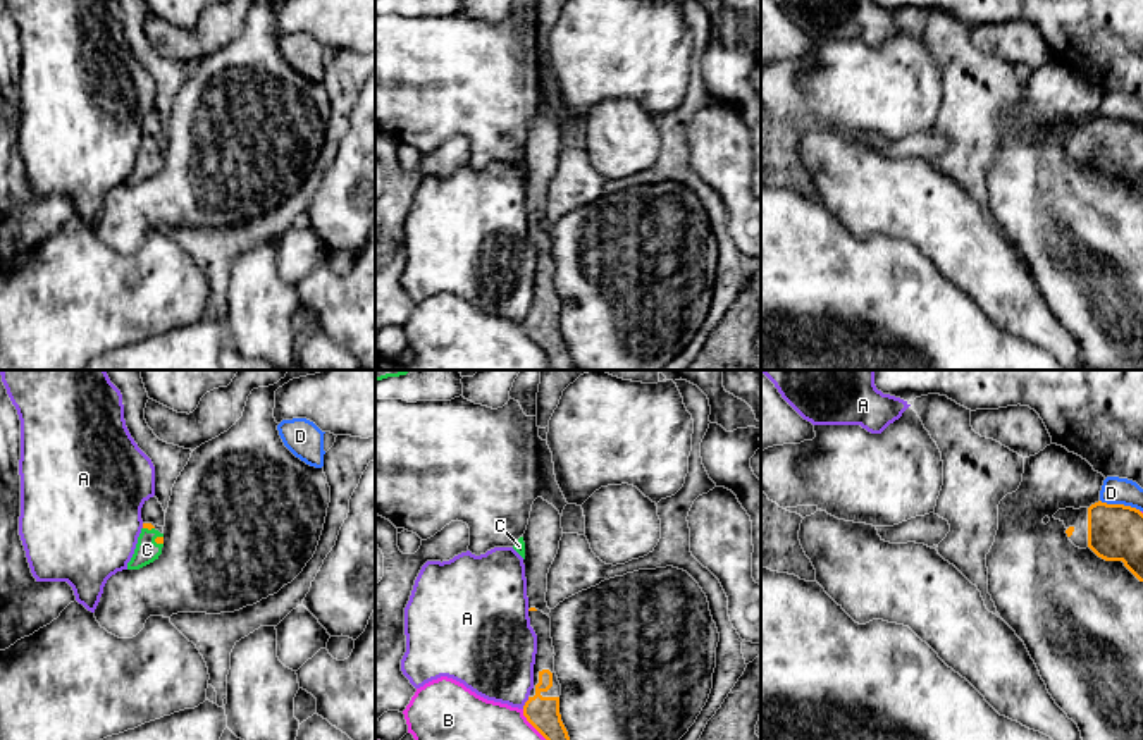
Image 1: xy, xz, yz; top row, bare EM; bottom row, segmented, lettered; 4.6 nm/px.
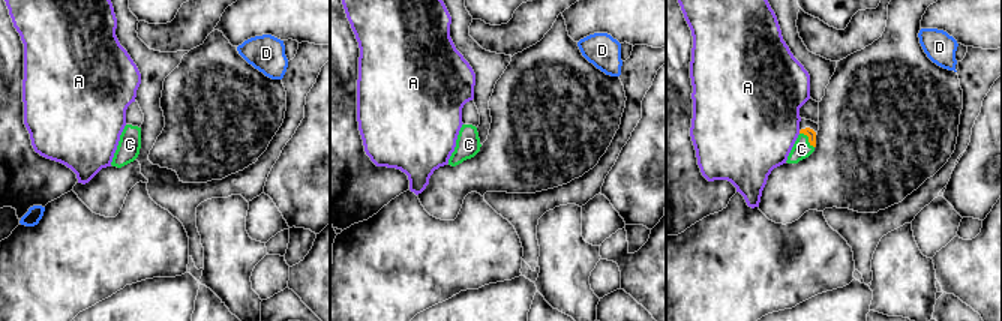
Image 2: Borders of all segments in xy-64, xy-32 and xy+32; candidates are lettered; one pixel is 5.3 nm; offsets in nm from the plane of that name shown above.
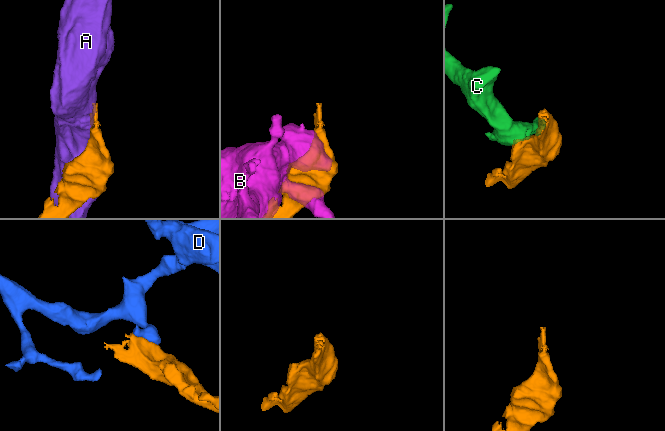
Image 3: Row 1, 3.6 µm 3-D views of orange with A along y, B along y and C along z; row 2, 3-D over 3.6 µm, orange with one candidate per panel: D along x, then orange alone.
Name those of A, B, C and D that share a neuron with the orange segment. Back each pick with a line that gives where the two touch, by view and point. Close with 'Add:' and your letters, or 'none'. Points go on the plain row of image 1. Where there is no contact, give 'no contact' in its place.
C: meets orange in xy at (157, 152)
Add: C

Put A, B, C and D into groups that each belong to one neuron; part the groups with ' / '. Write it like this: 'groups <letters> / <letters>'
groups A / B / C / D

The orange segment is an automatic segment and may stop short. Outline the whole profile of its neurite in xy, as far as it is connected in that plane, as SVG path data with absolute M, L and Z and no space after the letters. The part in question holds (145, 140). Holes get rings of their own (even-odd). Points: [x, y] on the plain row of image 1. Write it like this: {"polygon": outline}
{"polygon": "M143 138L141 148L127 184L139 184L162 169L164 148L160 148L151 138Z"}

